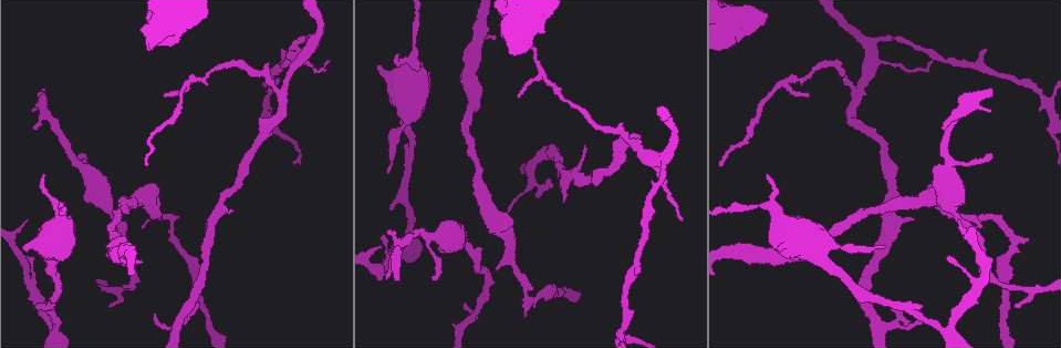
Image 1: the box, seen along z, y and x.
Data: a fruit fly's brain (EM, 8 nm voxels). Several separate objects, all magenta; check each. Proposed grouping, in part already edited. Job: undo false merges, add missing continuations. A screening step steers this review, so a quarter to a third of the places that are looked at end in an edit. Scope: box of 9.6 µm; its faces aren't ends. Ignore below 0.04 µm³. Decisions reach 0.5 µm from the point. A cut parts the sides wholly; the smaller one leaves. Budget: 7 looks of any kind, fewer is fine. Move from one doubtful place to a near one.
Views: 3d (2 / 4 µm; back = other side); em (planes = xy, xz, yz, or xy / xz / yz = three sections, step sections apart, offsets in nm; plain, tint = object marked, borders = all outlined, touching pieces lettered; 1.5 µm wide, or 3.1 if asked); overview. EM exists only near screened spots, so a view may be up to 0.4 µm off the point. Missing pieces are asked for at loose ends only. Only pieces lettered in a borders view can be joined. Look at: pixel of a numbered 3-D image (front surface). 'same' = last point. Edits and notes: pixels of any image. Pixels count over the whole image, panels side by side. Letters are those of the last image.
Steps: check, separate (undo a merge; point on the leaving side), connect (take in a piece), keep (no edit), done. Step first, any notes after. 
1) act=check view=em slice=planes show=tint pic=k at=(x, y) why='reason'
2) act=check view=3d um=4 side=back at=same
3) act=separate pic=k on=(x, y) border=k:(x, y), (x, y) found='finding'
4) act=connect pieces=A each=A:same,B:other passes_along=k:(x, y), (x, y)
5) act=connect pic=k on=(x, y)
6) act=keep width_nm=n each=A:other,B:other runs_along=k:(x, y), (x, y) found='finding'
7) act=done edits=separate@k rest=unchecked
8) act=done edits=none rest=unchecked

act=check view=em slice=yz step=8 show=tint pic=1 at=(959, 222) why='an open end'

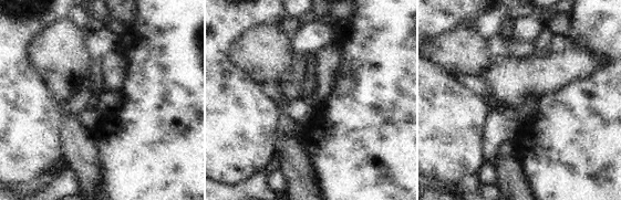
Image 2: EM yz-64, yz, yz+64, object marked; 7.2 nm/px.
act=check view=em slice=planes show=borders at=same why='cut it another way'

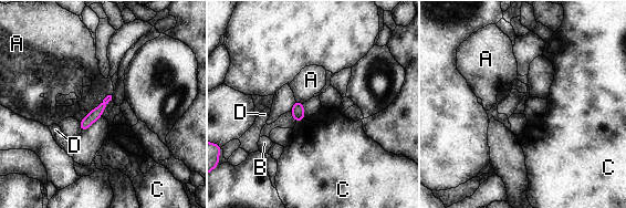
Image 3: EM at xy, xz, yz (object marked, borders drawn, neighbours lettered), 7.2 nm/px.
act=keep each=A:other,B:other,C:other,D:other border=3:(295, 100), (302, 103) found='no lettered piece goes on from it'

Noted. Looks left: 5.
act=check view=3d um=4 side=back pic=1 at=(395, 55) why='free end'

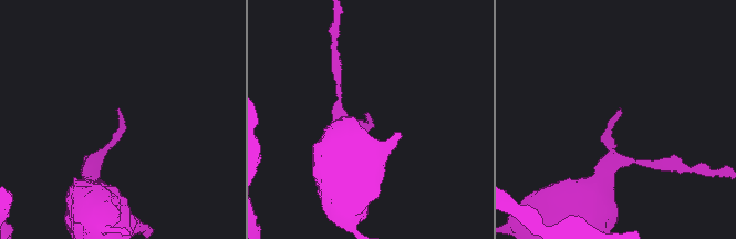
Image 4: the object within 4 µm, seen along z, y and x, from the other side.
act=check view=em slice=planes show=tint pic=4 at=(365, 116) why='need the tissue'

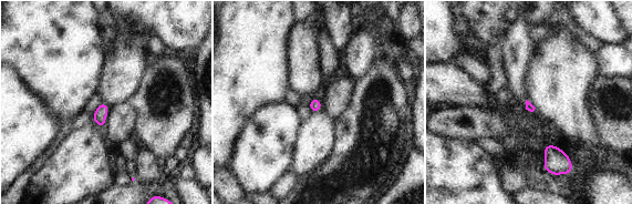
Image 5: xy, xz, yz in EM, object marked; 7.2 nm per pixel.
act=check view=em slice=planes show=borders at=same

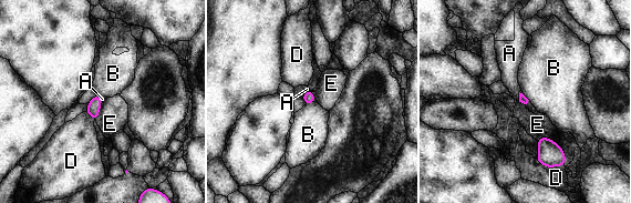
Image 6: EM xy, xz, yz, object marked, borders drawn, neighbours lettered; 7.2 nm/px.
act=connect pieces=A each=A:same,B:other,D:other,E:other found='it goes on there'

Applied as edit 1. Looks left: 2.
act=done edits=connect@6 rest=unchecked

